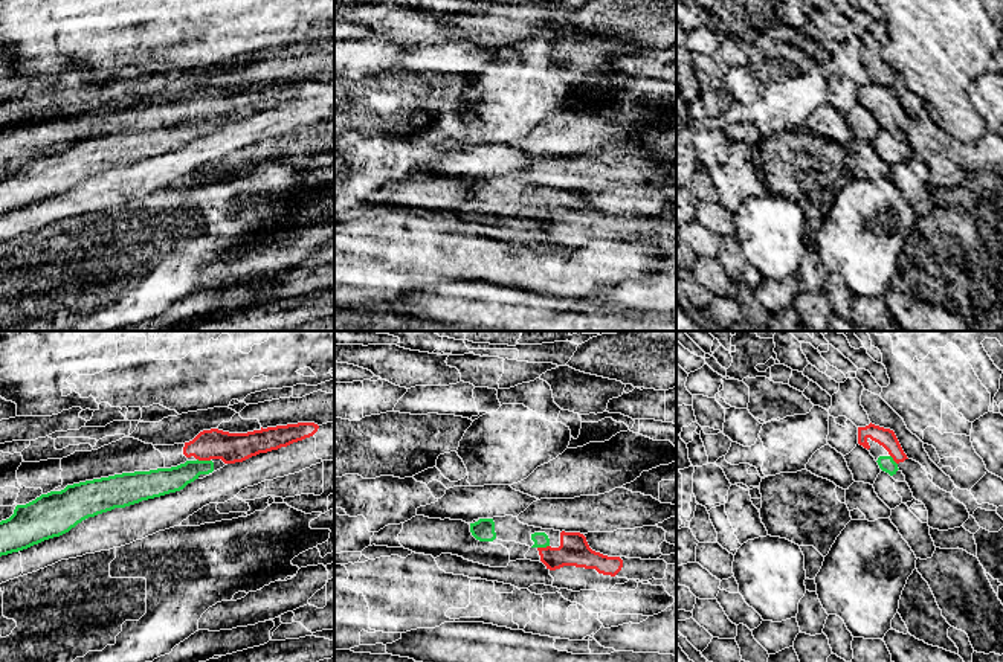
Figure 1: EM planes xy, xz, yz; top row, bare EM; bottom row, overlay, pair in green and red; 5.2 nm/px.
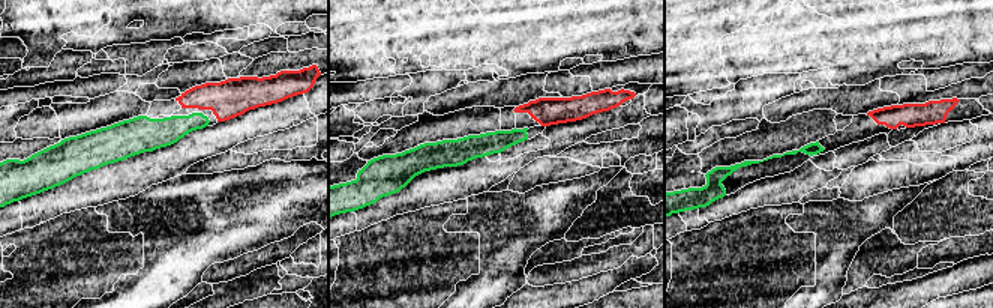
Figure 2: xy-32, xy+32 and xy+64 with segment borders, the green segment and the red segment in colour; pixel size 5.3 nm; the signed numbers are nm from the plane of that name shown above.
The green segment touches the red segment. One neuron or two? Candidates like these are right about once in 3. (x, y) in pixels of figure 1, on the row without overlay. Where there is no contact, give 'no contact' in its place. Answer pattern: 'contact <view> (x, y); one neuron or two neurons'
contact xy (203, 119); one neuron

